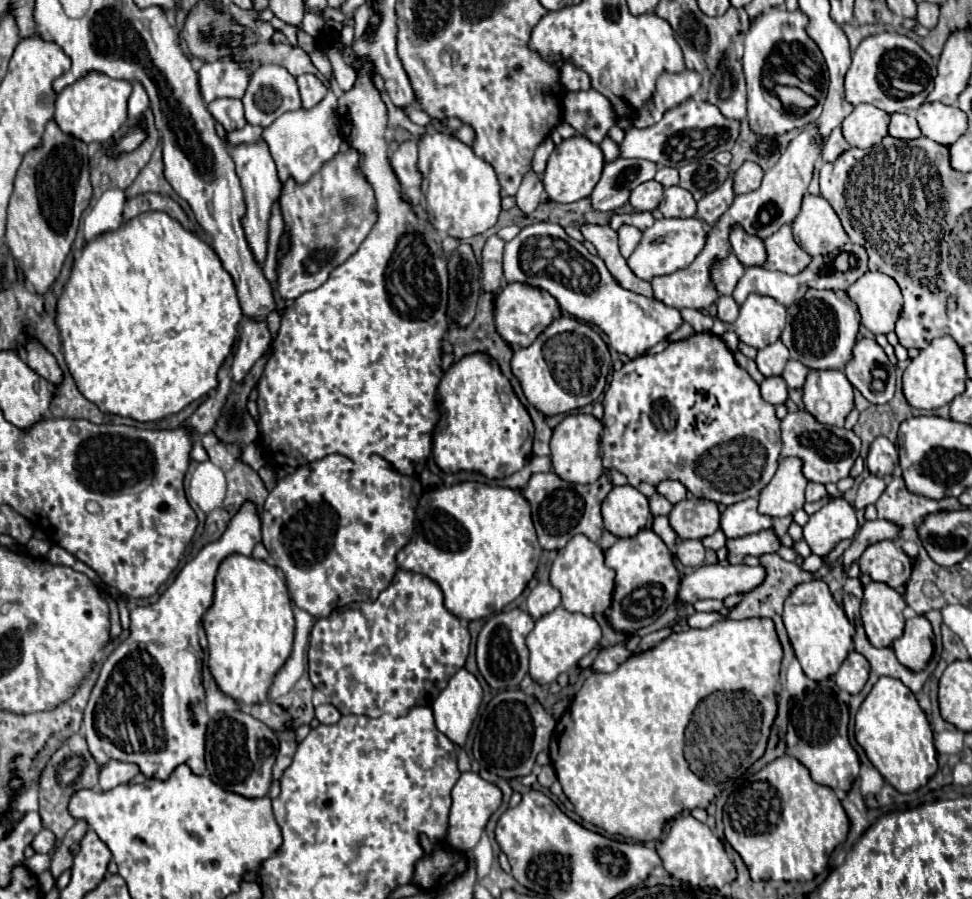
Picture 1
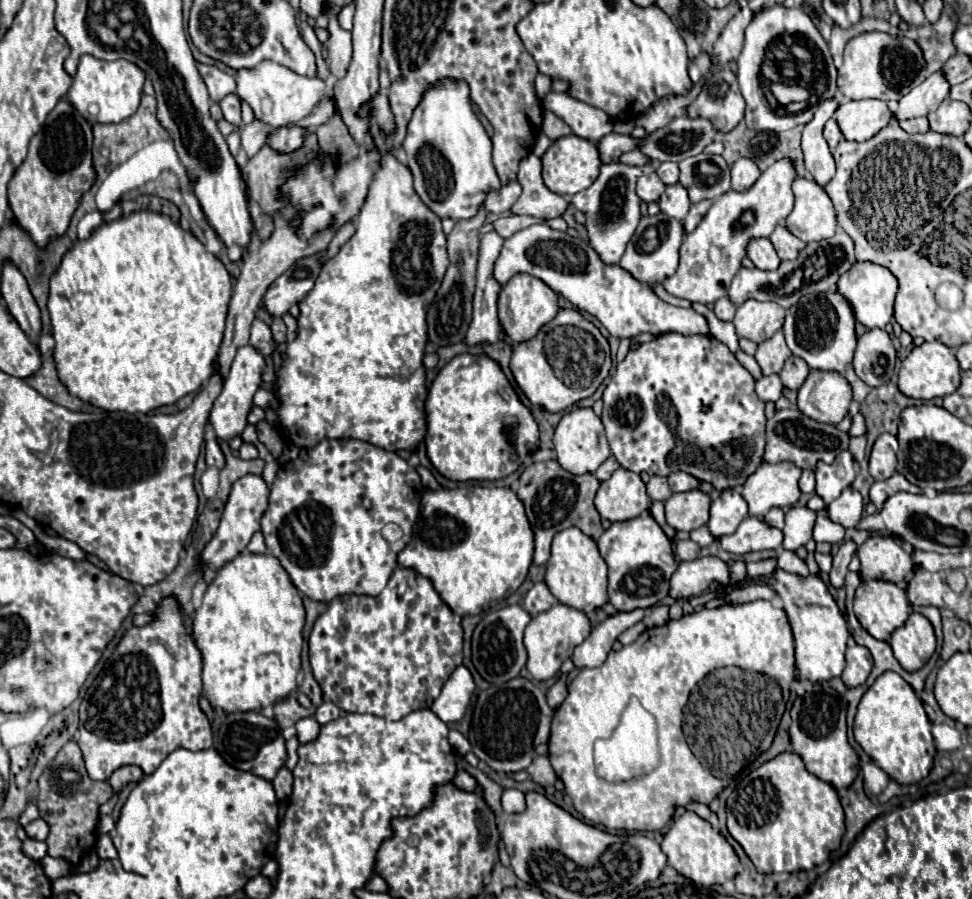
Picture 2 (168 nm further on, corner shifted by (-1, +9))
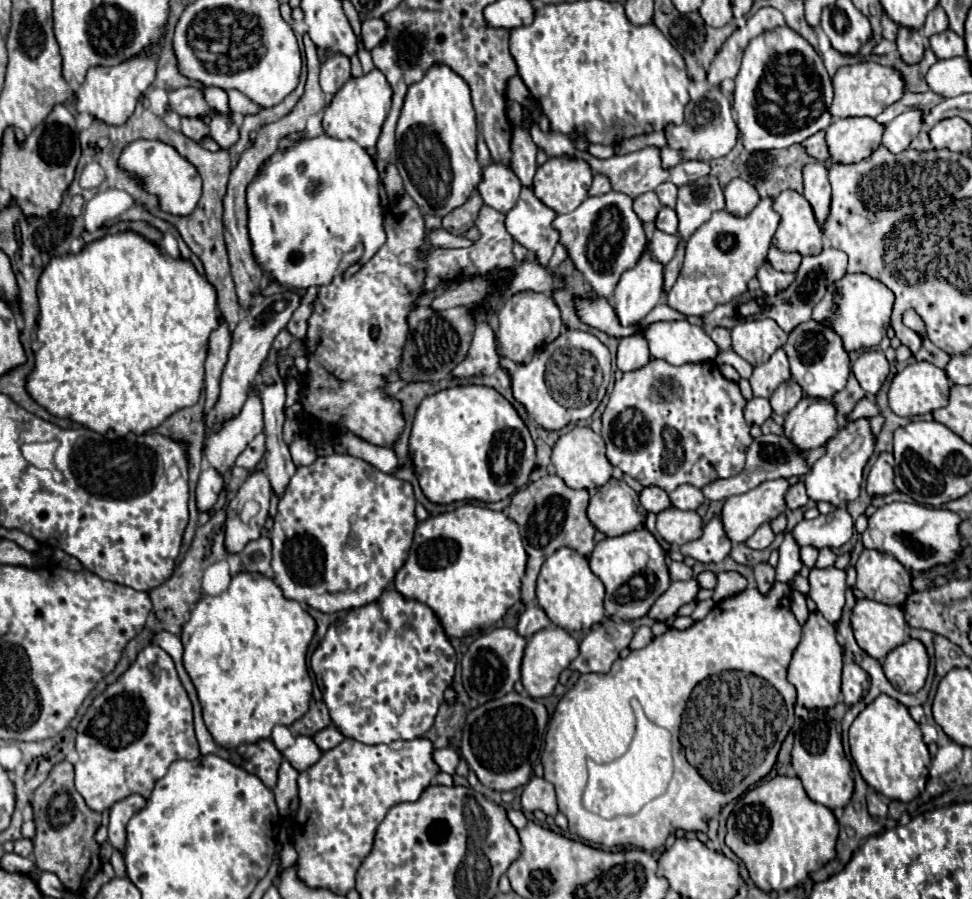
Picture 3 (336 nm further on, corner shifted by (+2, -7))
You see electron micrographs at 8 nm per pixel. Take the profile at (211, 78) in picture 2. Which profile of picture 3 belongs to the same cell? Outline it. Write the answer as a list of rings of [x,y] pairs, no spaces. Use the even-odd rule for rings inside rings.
[[[178,88],[168,92],[168,102],[170,108],[180,114],[180,116],[188,116],[188,118],[200,118],[210,114],[210,106],[206,104],[202,90],[200,88]]]

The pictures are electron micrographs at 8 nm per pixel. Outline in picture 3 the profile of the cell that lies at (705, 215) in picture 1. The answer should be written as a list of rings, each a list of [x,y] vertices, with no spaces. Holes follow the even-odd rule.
[[[684,244],[678,246],[676,256],[672,258],[672,262],[664,268],[664,292],[668,294],[668,288],[672,288],[672,284],[676,282],[676,276],[680,274],[682,268],[682,260],[684,260]]]

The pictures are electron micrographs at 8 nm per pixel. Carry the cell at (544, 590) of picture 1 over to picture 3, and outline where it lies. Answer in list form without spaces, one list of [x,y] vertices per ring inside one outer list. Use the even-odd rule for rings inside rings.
[[[528,606],[528,608],[524,610],[524,614],[520,616],[520,620],[518,620],[516,632],[528,640],[532,634],[536,634],[538,630],[548,628],[550,624],[552,624],[552,622],[548,620],[548,616],[544,614],[542,608],[538,608],[538,606]]]

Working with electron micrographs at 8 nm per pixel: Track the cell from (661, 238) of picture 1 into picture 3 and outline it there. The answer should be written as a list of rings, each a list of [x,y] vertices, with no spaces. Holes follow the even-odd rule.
[[[644,252],[638,264],[622,274],[612,298],[612,306],[622,326],[640,322],[662,300],[662,272],[662,264],[654,262],[650,254]]]

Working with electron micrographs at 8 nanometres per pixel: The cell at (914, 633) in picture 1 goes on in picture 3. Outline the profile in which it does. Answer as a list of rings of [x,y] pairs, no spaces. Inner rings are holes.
[[[920,640],[900,644],[886,656],[882,668],[896,690],[916,694],[928,676],[928,654],[924,644]]]

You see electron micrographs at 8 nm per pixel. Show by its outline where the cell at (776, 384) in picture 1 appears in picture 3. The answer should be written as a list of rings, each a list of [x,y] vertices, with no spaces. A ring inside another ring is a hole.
[[[752,398],[744,408],[744,420],[748,424],[762,426],[764,420],[770,418],[770,414],[772,414],[772,406],[766,398]]]

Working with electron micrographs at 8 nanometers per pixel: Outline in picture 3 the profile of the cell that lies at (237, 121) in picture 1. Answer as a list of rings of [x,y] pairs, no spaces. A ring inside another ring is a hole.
[[[224,114],[212,116],[212,122],[208,124],[208,128],[210,128],[210,136],[224,150],[228,150],[232,144],[238,142],[238,126],[230,116],[224,116]]]

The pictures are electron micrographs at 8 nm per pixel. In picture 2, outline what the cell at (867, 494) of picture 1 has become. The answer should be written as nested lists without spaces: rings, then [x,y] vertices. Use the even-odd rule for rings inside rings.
[[[849,486],[843,490],[843,494],[837,500],[829,504],[829,518],[845,528],[853,528],[861,520],[863,510],[865,504],[861,502],[861,494]]]

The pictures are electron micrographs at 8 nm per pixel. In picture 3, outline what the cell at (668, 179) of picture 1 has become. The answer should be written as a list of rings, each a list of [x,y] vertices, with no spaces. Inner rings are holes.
[[[664,182],[656,188],[656,194],[662,202],[662,206],[668,206],[668,208],[674,208],[676,206],[676,194],[678,194],[678,188],[672,184],[672,182]]]

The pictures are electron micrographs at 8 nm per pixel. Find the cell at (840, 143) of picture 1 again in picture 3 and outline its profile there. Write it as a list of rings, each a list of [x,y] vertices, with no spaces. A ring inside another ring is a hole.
[[[816,132],[816,134],[810,136],[808,140],[804,140],[802,146],[804,146],[806,154],[812,156],[812,158],[816,158],[816,160],[826,160],[826,158],[830,158],[828,146],[826,146],[826,140],[824,140],[824,132]]]

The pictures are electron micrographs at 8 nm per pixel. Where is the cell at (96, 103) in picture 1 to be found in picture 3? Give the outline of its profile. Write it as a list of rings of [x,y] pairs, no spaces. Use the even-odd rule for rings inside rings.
[[[152,48],[148,52],[140,52],[140,56],[134,56],[132,60],[124,60],[124,64],[116,66],[94,66],[88,70],[86,80],[80,84],[76,92],[76,110],[82,112],[86,110],[94,118],[118,126],[124,124],[130,114],[136,108],[138,98],[144,94],[144,90],[154,82],[156,78],[156,54]]]

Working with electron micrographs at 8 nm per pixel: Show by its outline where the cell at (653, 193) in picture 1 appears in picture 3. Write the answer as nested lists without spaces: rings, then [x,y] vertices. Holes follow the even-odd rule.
[[[646,192],[634,200],[634,212],[638,214],[638,218],[642,222],[656,220],[656,214],[660,208],[662,208],[662,204],[654,192]]]

